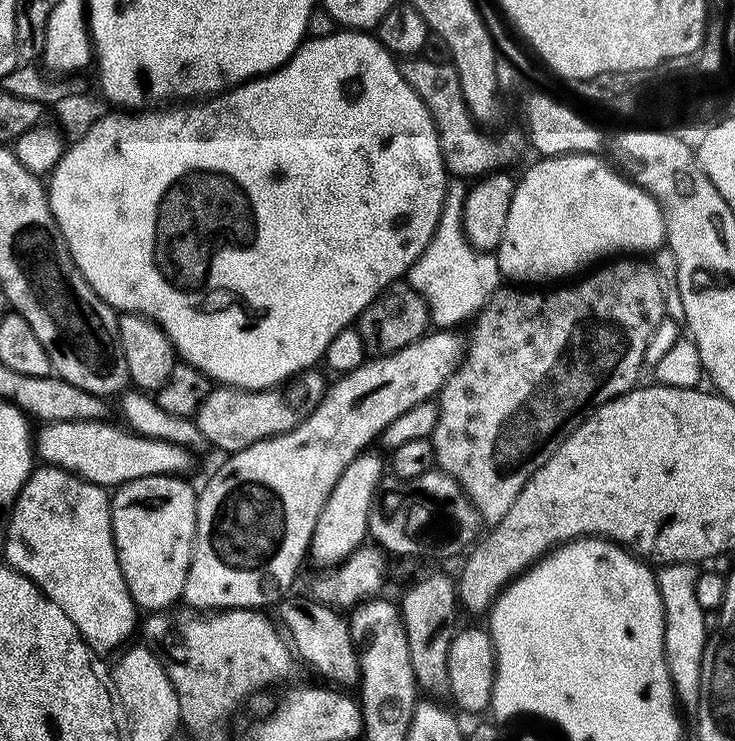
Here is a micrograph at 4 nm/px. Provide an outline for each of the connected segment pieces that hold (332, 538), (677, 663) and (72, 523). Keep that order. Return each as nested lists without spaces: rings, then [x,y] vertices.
[[[365,450],[342,470],[342,478],[334,482],[334,490],[330,490],[330,498],[326,498],[326,506],[322,506],[322,514],[318,514],[318,522],[314,526],[310,560],[320,566],[335,566],[355,552],[369,539],[368,519],[372,499],[376,497],[376,489],[386,475],[386,460],[375,456],[372,450]]]
[[[665,564],[656,572],[658,594],[664,607],[664,657],[677,701],[688,710],[694,710],[700,701],[702,654],[710,635],[710,624],[704,621],[706,610],[698,606],[697,575],[698,568],[694,564]]]
[[[40,466],[29,476],[28,481],[22,486],[22,490],[18,494],[15,504],[12,505],[12,511],[8,517],[6,525],[8,533],[4,536],[4,556],[7,567],[13,568],[15,572],[20,572],[26,578],[30,578],[39,586],[50,598],[50,602],[54,602],[54,606],[59,606],[66,613],[66,618],[70,618],[70,622],[74,622],[74,626],[78,626],[78,630],[82,634],[82,638],[92,649],[93,653],[112,652],[116,647],[127,645],[128,639],[132,636],[132,631],[138,628],[138,609],[132,600],[130,590],[126,586],[126,578],[120,569],[118,562],[118,554],[116,553],[116,543],[112,537],[112,506],[110,496],[105,489],[99,484],[91,484],[88,480],[83,480],[80,476],[75,476],[73,472],[66,472],[63,468],[53,468],[51,466]]]

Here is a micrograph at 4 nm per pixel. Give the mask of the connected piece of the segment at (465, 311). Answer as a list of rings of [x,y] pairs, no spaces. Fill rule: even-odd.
[[[449,179],[442,202],[440,225],[434,230],[426,250],[408,267],[406,282],[422,298],[428,307],[428,319],[437,329],[452,330],[465,320],[471,321],[482,311],[488,299],[501,287],[502,277],[495,255],[478,252],[464,233],[464,203],[469,185],[463,179]]]

